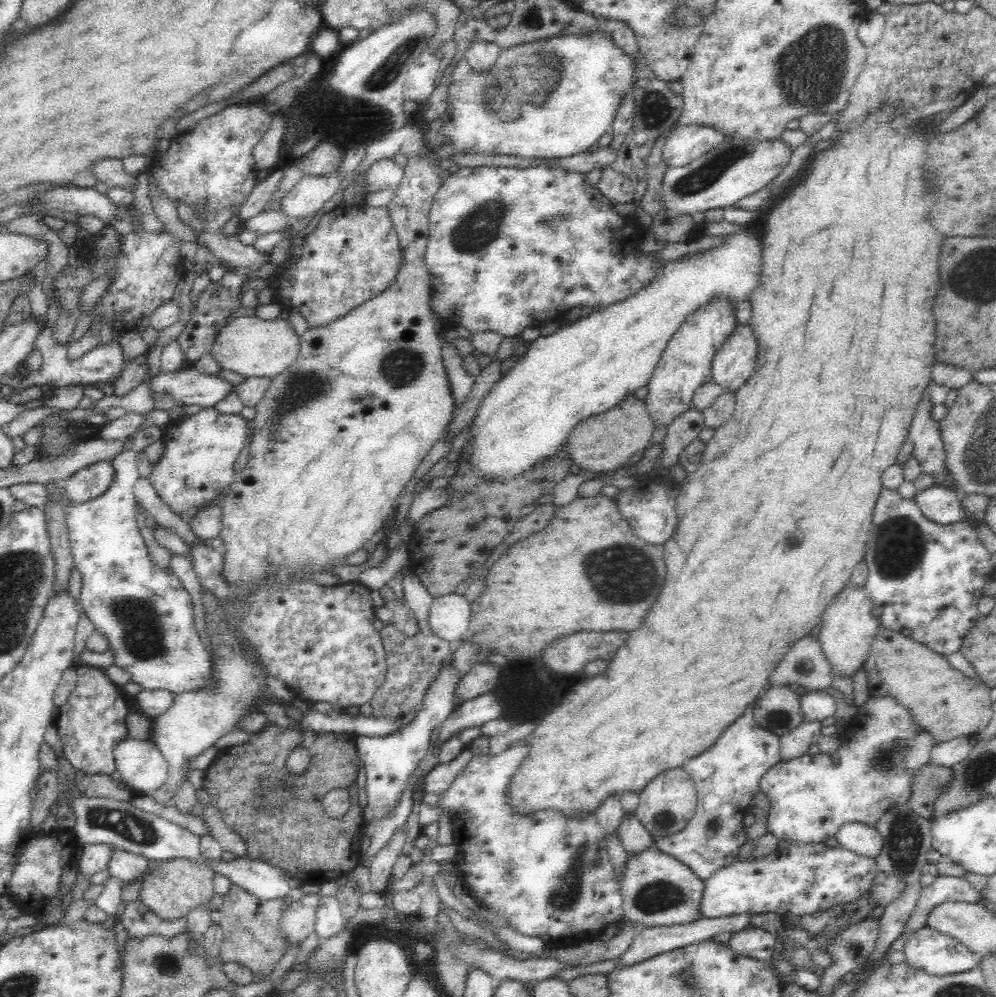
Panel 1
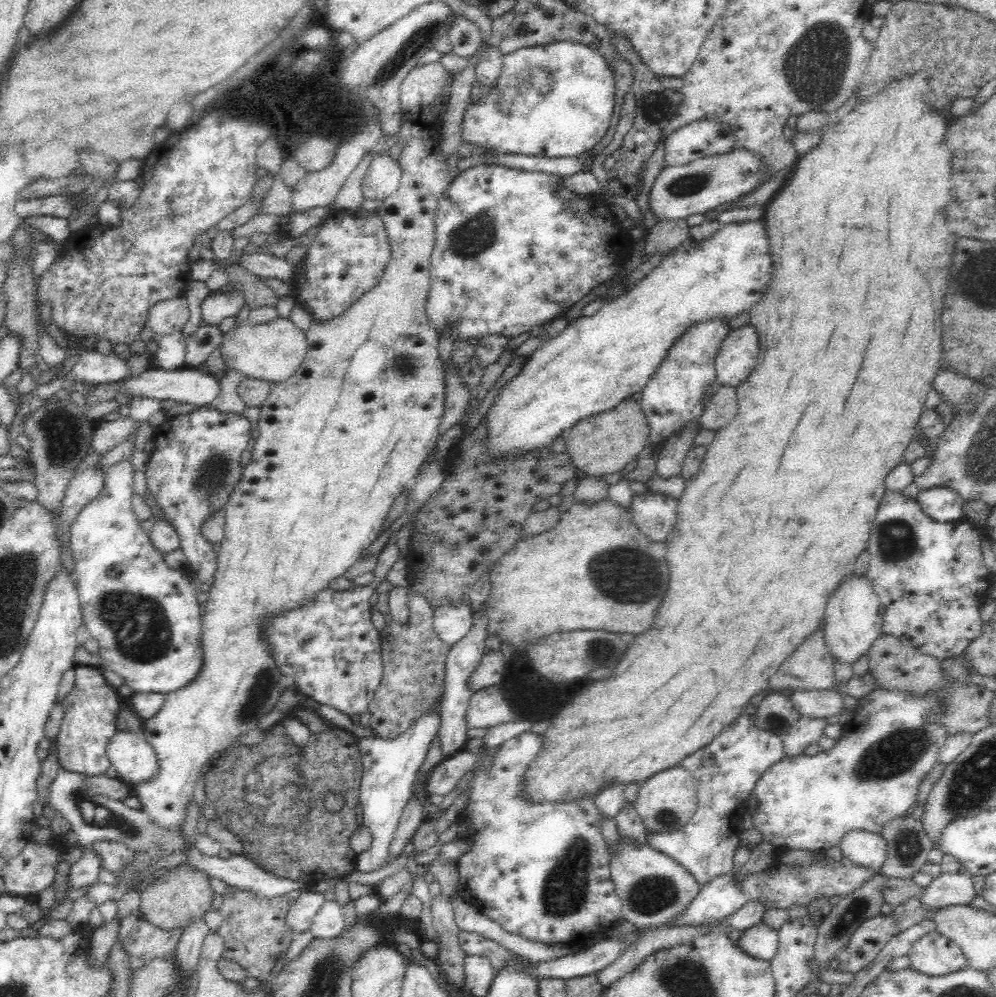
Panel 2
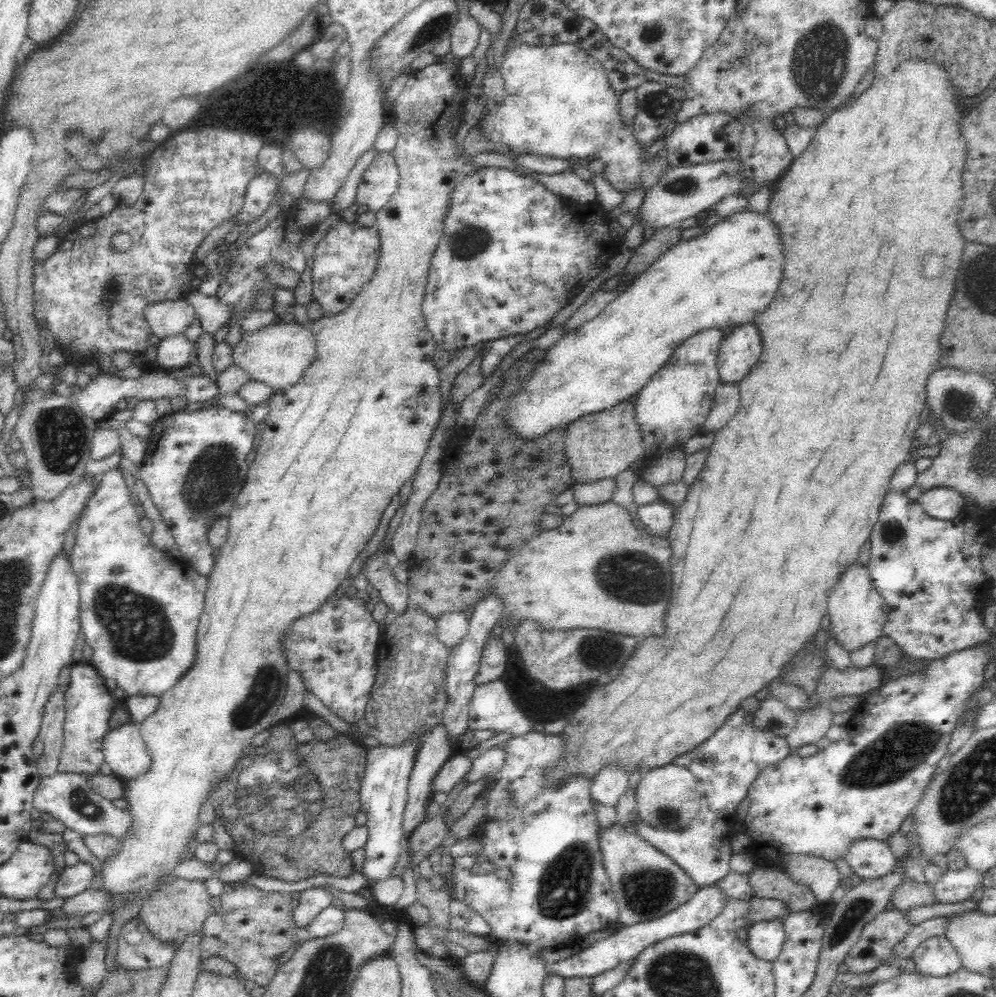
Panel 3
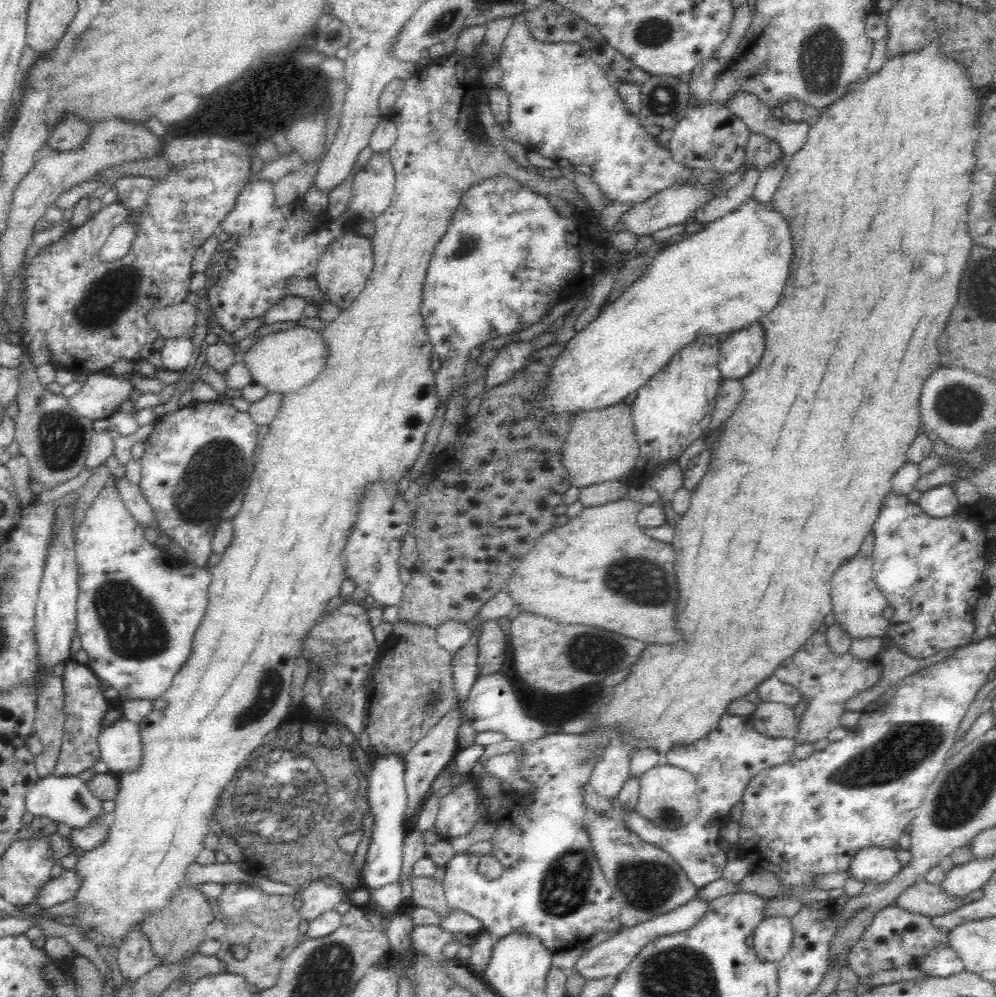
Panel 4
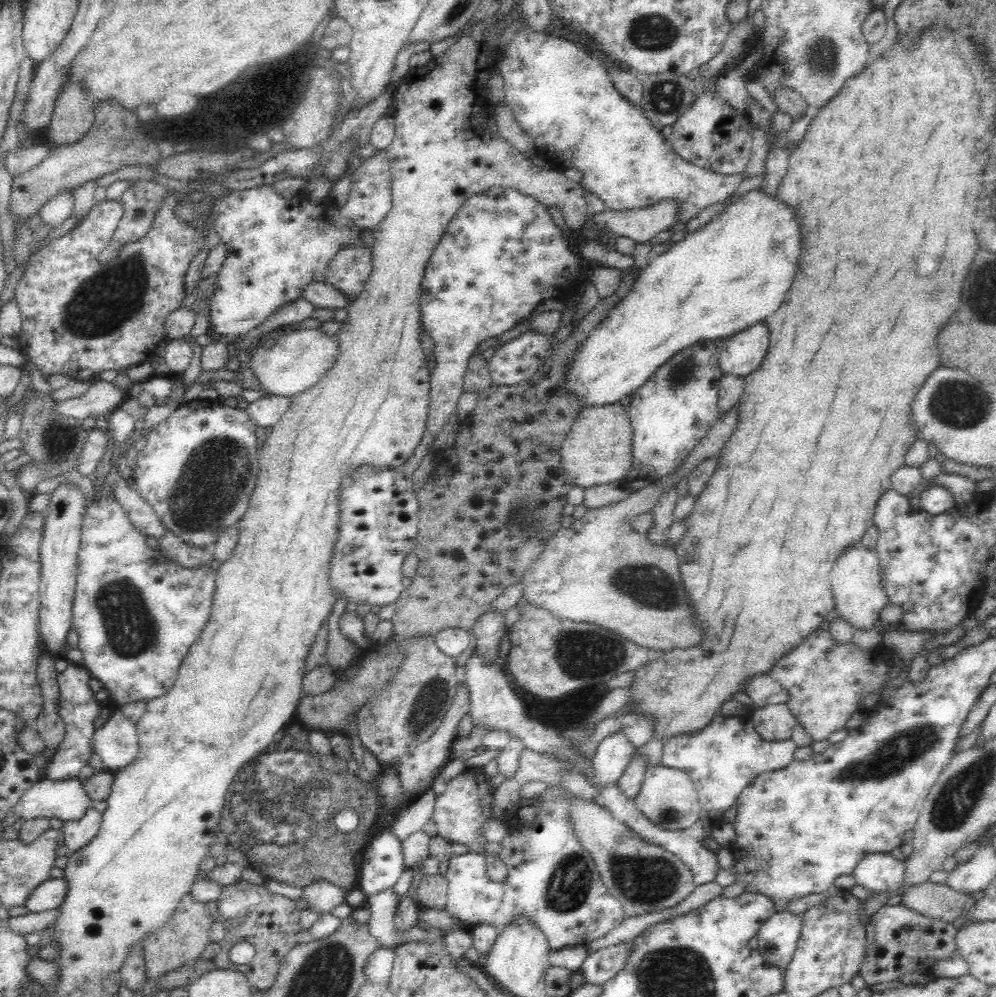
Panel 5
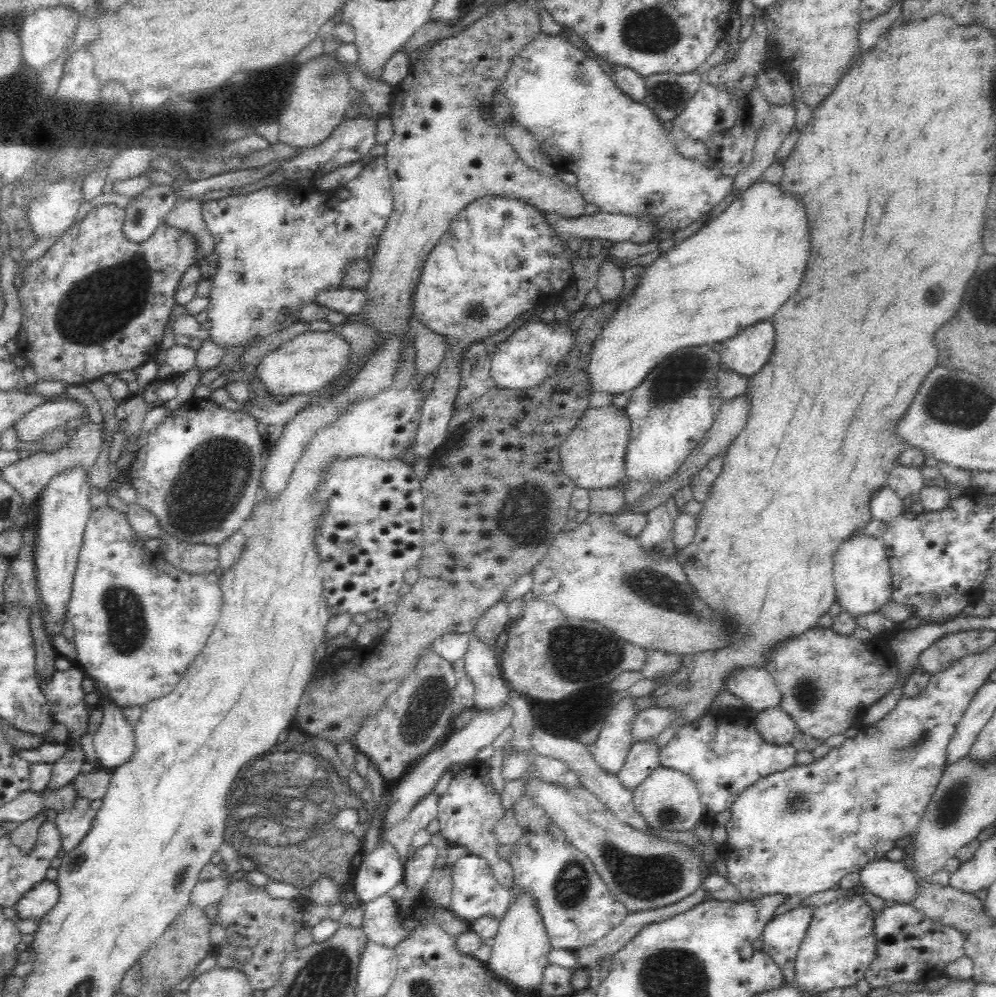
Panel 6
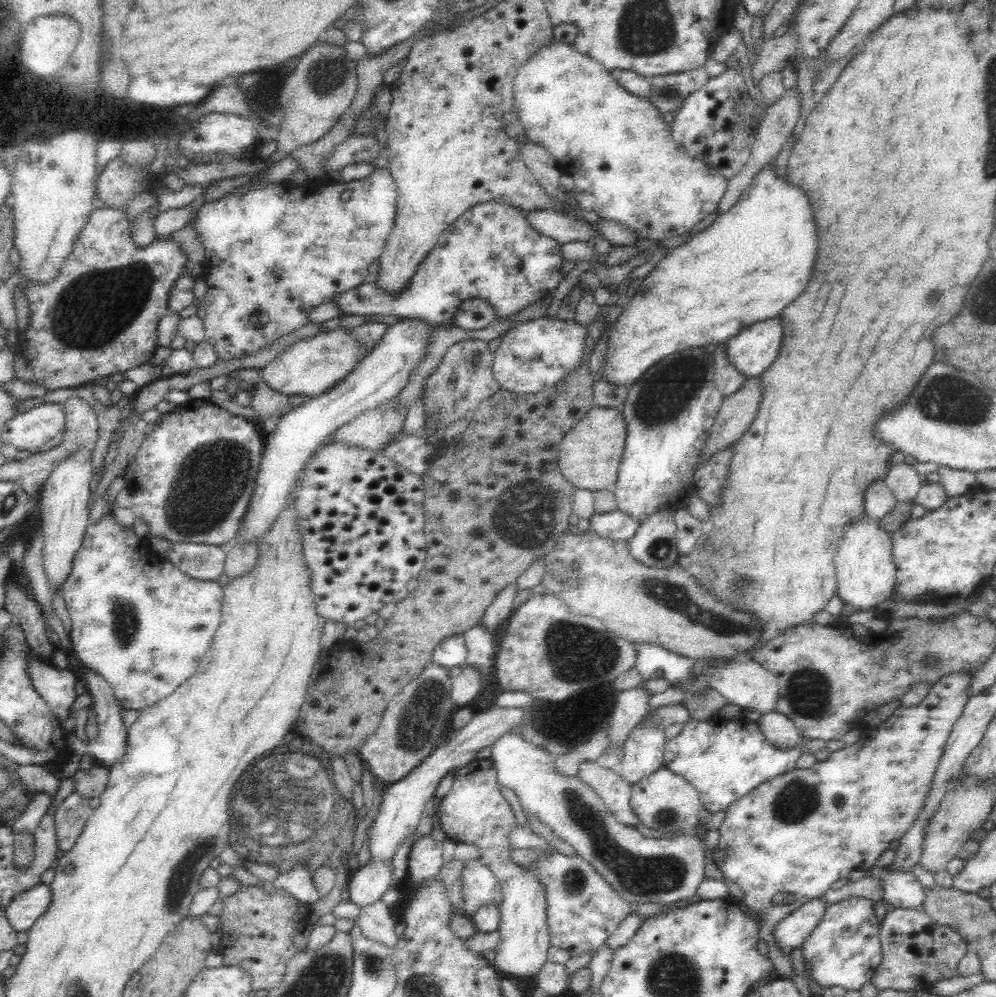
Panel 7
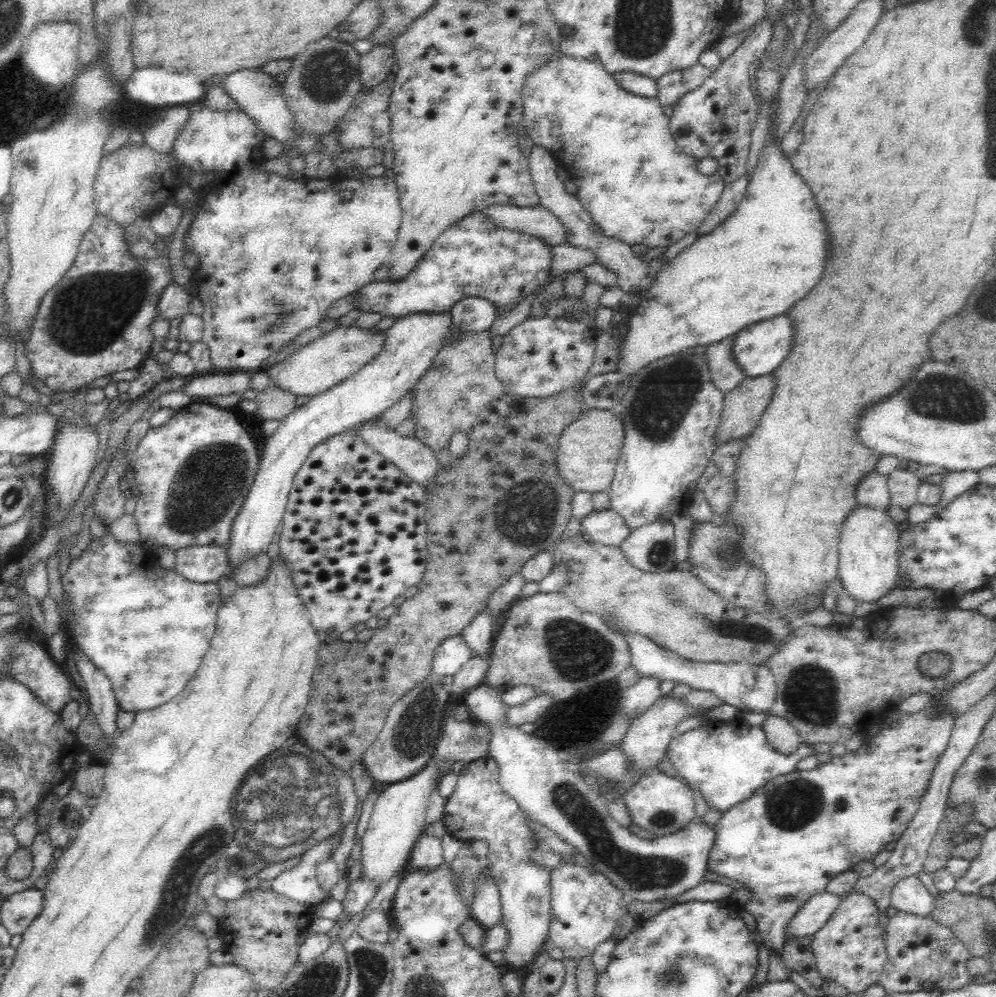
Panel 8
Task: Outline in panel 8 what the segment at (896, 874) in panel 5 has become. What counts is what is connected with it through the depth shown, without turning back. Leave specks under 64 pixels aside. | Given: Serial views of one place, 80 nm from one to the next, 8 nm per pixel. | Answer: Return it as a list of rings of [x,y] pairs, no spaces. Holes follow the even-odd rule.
[[[917,875],[907,876],[897,882],[890,893],[893,912],[910,913],[930,917],[935,897],[924,887]]]

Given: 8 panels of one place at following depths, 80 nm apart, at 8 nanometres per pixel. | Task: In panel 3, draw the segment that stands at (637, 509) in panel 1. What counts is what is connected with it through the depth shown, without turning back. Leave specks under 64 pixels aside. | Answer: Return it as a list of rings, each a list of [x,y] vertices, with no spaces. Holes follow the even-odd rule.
[[[655,501],[650,504],[640,505],[637,516],[650,534],[664,538],[669,536],[669,530],[674,522],[672,514],[675,511],[676,509],[672,507],[672,504],[666,503],[666,501]]]

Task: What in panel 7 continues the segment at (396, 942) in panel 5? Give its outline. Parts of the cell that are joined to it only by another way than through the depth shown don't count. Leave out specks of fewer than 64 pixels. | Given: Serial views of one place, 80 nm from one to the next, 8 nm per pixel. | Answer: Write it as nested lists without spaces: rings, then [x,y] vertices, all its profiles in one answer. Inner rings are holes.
[[[380,898],[360,909],[357,925],[366,938],[393,947],[399,938],[394,931],[398,920],[395,908],[386,906]]]

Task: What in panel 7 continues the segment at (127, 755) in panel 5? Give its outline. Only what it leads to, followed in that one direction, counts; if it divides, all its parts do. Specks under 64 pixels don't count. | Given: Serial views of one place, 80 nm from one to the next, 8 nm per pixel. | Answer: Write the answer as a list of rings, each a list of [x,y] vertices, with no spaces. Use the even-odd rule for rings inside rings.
[[[82,666],[81,678],[86,686],[87,694],[93,699],[90,708],[91,711],[95,712],[99,731],[98,736],[92,742],[85,742],[80,739],[76,732],[69,733],[68,746],[73,751],[73,754],[78,756],[91,754],[95,757],[95,763],[110,767],[114,762],[120,760],[120,756],[124,756],[124,748],[126,748],[127,728],[120,718],[123,709],[115,698],[112,685],[107,680],[104,680],[104,677],[100,676],[100,673]]]

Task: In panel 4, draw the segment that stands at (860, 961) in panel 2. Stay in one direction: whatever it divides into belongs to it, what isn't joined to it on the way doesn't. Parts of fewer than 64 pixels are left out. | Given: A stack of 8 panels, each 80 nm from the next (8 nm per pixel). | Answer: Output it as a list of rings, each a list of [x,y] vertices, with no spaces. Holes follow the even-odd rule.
[[[892,904],[876,913],[870,926],[866,927],[860,940],[851,948],[851,955],[847,956],[847,962],[849,962],[849,968],[856,972],[863,980],[865,980],[866,977],[877,975],[879,972],[889,971],[890,969],[904,965],[916,967],[919,966],[927,954],[930,954],[940,945],[942,945],[942,947],[950,947],[949,932],[950,930],[938,930],[931,923],[931,917],[908,912],[898,905]]]

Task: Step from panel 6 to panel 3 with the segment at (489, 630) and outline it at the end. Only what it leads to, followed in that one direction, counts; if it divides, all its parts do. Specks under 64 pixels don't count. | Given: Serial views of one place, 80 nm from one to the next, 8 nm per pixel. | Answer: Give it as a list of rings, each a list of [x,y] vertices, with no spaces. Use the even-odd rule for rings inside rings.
[[[491,631],[486,642],[484,642],[475,683],[477,685],[486,684],[486,682],[492,682],[492,680],[498,680],[502,676],[502,672],[506,670],[506,660],[508,660],[506,644],[504,644],[500,636],[496,637]]]

